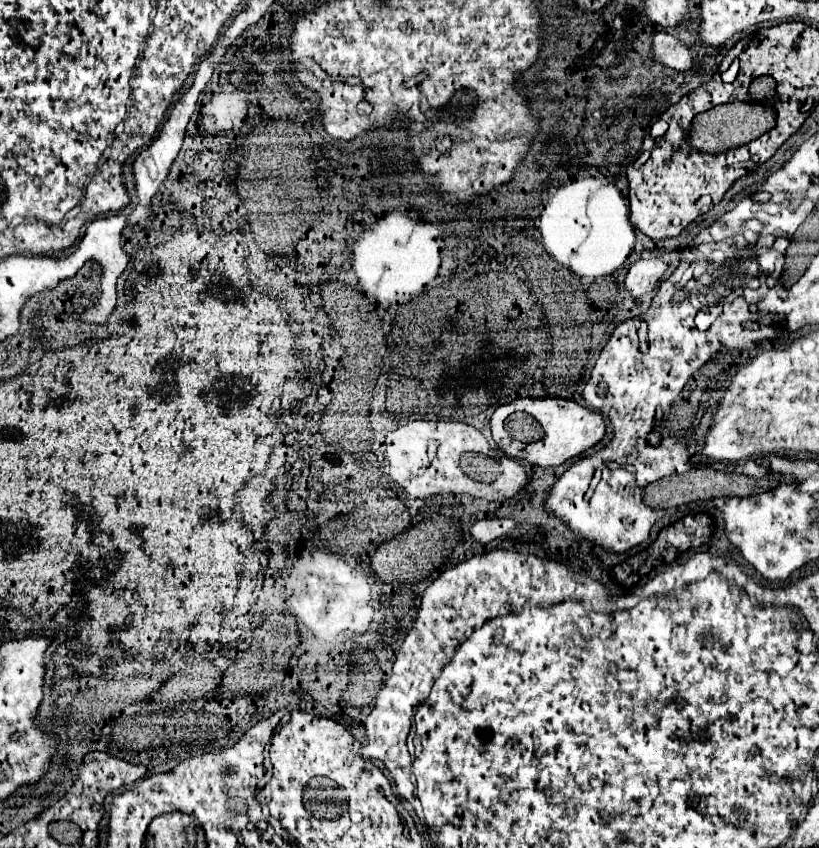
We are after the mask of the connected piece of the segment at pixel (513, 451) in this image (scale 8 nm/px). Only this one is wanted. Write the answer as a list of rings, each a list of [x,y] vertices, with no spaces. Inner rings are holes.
[[[518,397],[506,405],[498,405],[492,419],[490,419],[490,431],[492,431],[492,437],[494,441],[498,443],[498,449],[508,455],[508,457],[514,457],[514,459],[522,459],[522,461],[528,461],[532,465],[542,465],[542,467],[548,467],[548,465],[562,465],[564,461],[584,453],[586,449],[594,447],[602,437],[604,437],[604,419],[598,411],[590,411],[574,401],[568,401],[568,399],[560,399],[560,397]],[[514,411],[526,411],[530,413],[536,421],[542,423],[544,427],[544,433],[546,437],[540,439],[540,441],[534,441],[534,443],[516,443],[516,445],[502,445],[502,423],[508,415],[512,415]]]

